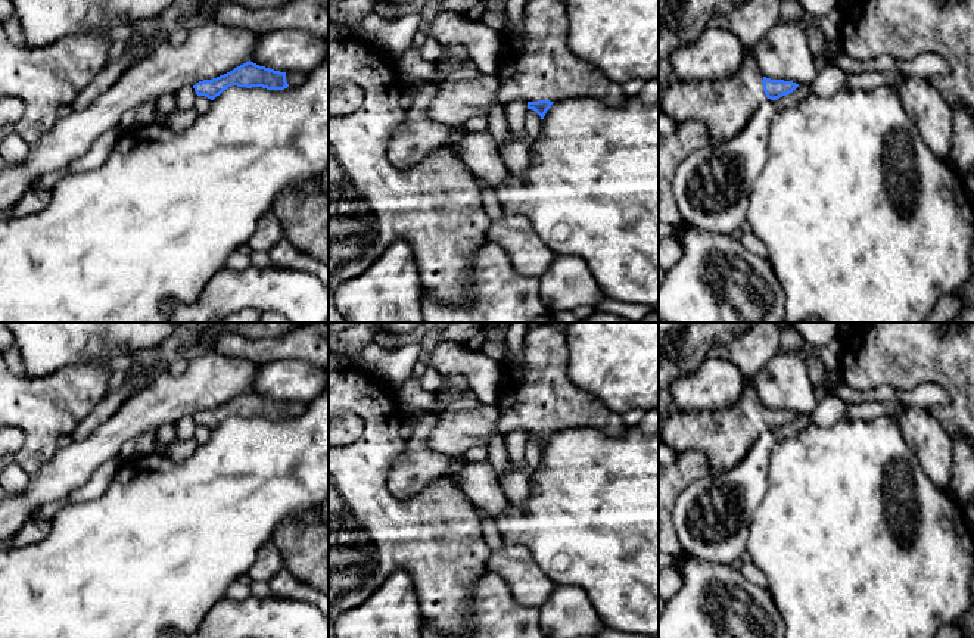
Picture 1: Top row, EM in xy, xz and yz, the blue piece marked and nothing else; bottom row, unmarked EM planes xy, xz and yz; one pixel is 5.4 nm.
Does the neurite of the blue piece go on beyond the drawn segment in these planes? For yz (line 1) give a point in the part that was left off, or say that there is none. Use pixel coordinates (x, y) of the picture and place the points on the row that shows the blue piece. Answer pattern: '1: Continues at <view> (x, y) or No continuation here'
1: Continues at yz (727, 105)

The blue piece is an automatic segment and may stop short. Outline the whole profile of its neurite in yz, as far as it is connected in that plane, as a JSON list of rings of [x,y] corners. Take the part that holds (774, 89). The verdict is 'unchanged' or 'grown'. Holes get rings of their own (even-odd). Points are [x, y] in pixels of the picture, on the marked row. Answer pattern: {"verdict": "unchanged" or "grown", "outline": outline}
{"verdict": "grown", "outline": [[[754,56],[746,57],[740,69],[722,80],[673,80],[665,87],[660,100],[662,111],[675,122],[698,119],[707,125],[712,140],[726,141],[740,134],[759,106],[766,100],[775,100],[793,93],[799,84],[784,80],[771,80],[762,75]]]}

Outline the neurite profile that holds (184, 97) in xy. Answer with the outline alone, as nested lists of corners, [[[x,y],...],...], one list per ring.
[[[184,85],[175,94],[175,103],[178,111],[187,111],[195,108],[195,100],[197,97],[193,85]]]

